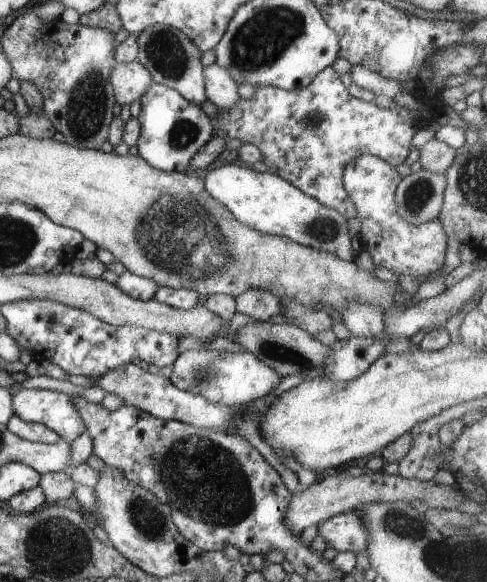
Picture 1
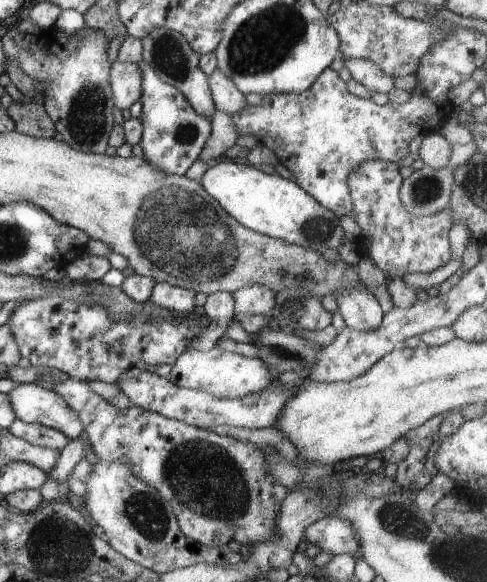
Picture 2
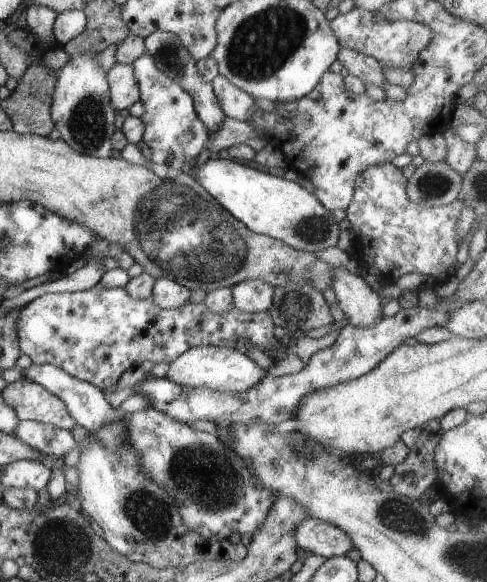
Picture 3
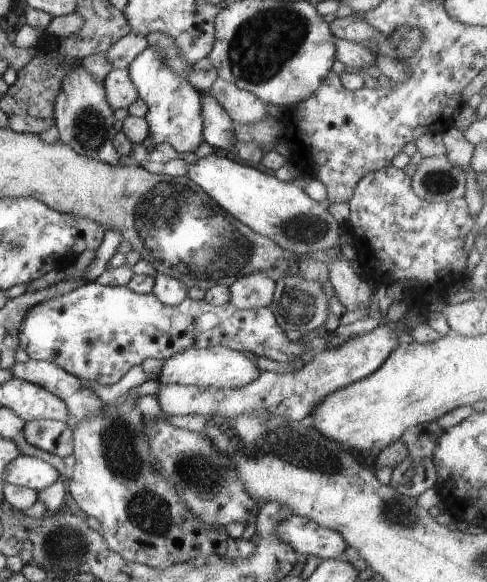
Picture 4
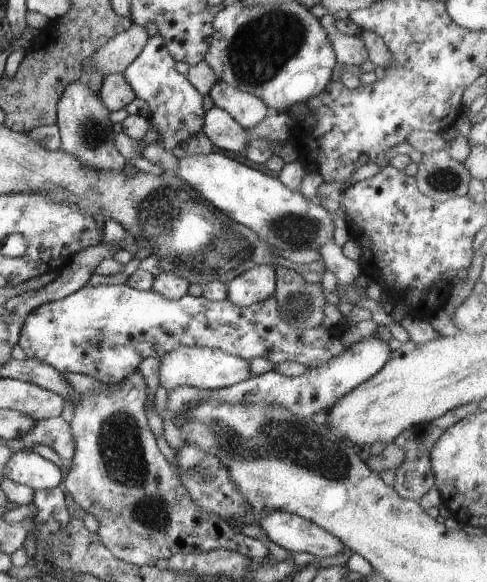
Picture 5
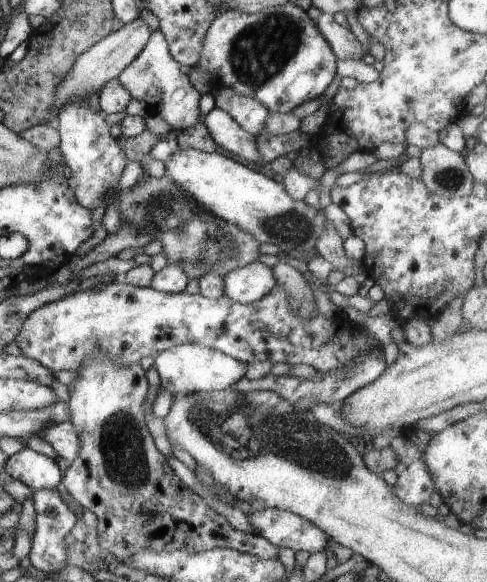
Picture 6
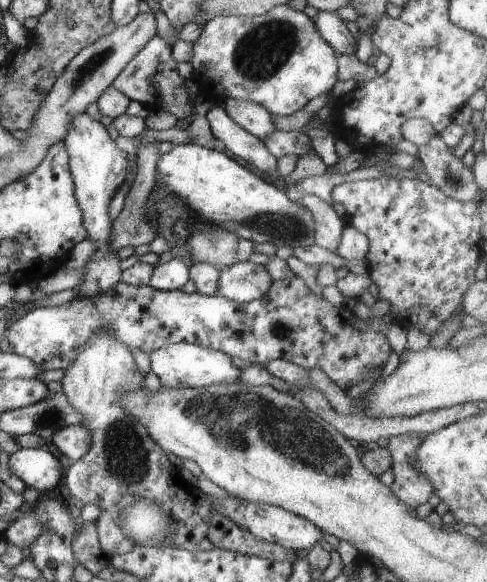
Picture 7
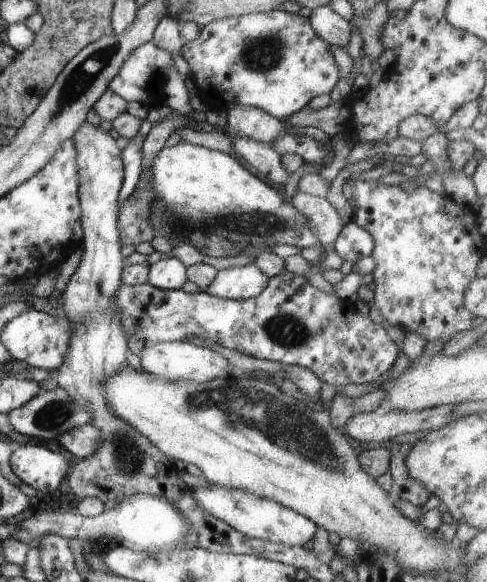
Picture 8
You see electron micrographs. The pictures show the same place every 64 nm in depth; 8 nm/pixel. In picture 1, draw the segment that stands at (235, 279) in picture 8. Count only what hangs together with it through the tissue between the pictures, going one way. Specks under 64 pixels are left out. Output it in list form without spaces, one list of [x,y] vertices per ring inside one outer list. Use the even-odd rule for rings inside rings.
[[[250,288],[235,298],[236,310],[250,316],[252,321],[268,322],[282,312],[281,300],[267,290]]]

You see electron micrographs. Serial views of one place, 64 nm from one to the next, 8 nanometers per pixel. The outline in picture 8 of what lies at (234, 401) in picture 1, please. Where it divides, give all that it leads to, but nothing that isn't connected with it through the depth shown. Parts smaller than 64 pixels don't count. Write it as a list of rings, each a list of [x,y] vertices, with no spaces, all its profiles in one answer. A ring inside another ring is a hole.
[[[159,342],[152,346],[145,346],[139,355],[141,366],[147,373],[158,376],[162,380],[192,380],[196,384],[212,382],[216,378],[220,380],[230,379],[230,367],[228,360],[222,354],[208,347],[197,346],[189,342]]]

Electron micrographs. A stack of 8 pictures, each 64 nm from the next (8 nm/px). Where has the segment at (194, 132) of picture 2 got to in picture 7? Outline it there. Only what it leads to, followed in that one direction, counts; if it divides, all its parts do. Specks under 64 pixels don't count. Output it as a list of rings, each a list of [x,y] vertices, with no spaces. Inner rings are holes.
[[[158,34],[128,62],[128,66],[112,82],[114,88],[122,91],[130,100],[137,100],[149,109],[169,107],[176,120],[193,114],[194,100],[198,91],[193,84],[178,72],[178,63],[172,58],[170,45]]]

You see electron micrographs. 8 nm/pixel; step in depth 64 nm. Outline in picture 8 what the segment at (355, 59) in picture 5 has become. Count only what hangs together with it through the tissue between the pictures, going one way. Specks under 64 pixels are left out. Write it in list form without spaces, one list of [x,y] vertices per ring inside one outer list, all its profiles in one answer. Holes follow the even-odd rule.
[[[329,6],[312,9],[309,17],[314,32],[329,45],[345,48],[350,42],[350,22],[338,15]]]

